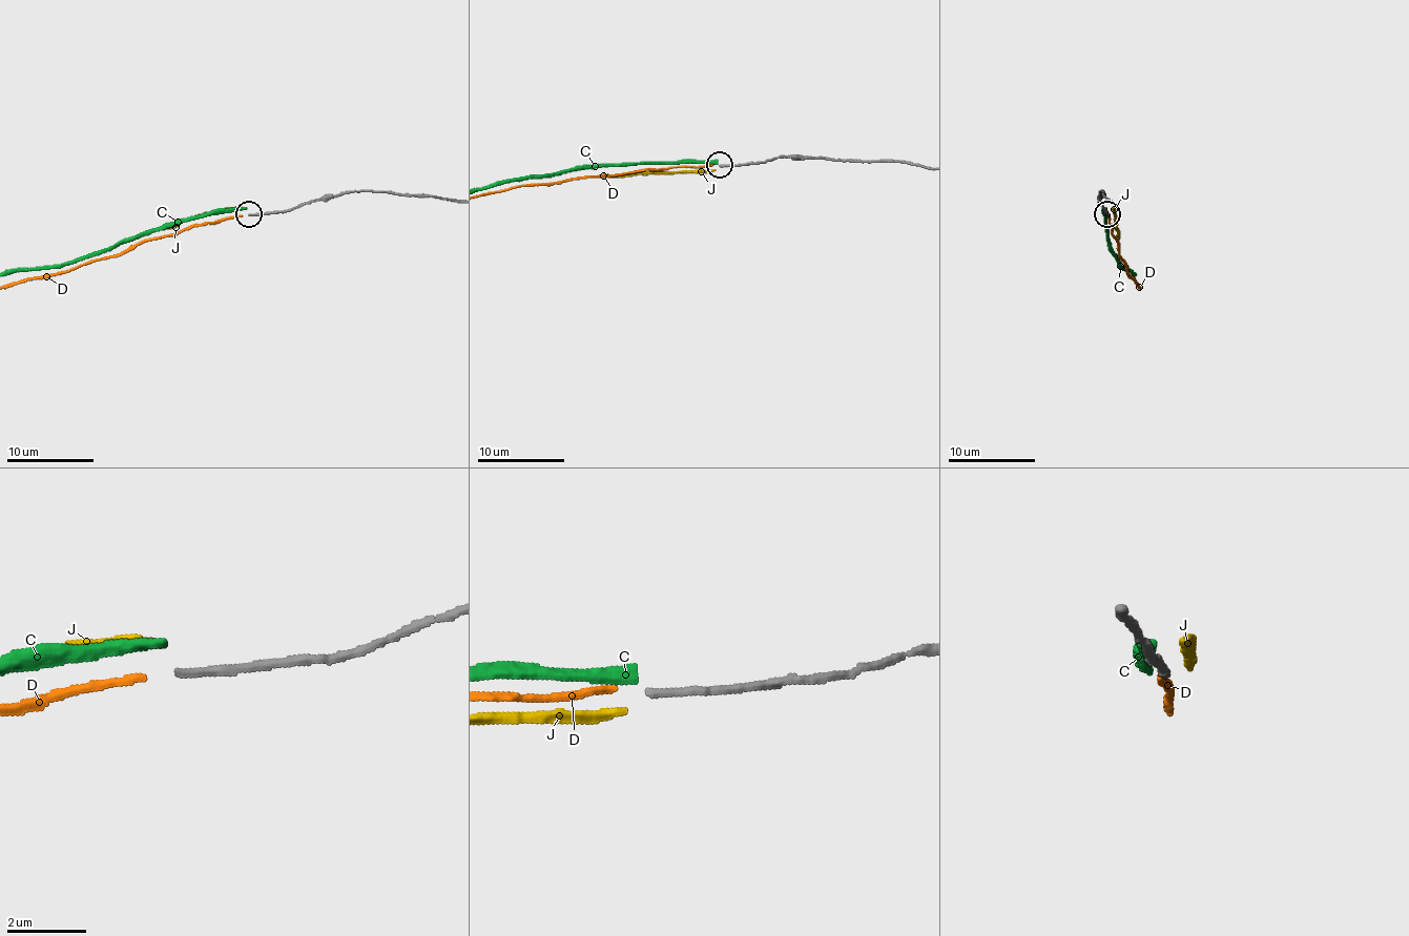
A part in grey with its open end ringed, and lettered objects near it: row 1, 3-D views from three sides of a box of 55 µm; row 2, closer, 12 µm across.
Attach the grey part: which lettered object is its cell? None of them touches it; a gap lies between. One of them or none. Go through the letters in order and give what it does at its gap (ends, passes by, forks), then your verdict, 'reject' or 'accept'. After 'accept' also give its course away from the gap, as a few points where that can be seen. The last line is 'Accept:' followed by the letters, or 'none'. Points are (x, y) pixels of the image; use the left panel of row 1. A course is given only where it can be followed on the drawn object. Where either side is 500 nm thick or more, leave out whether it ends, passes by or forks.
C: it ends | reject
D: it ends | accept
J: it ends | reject
Accept: D

